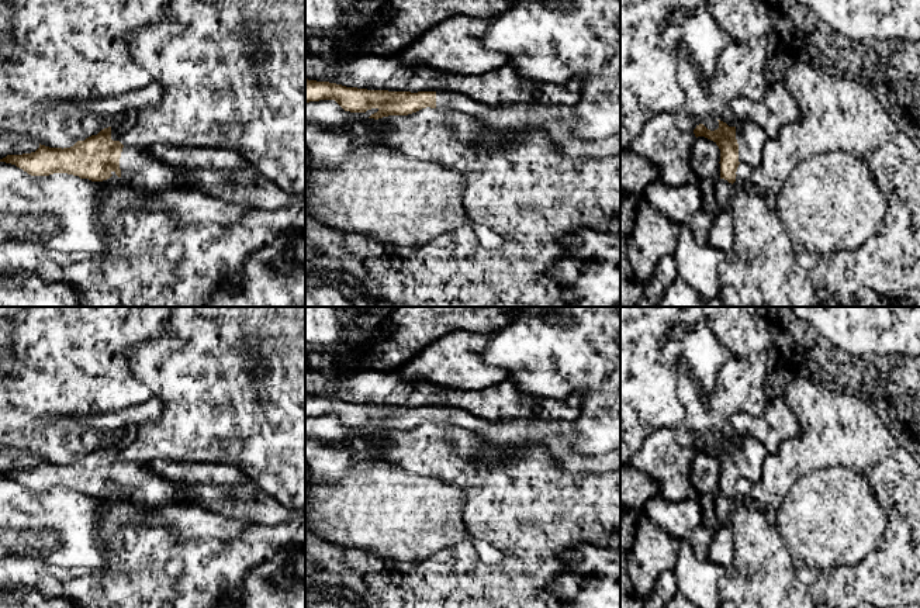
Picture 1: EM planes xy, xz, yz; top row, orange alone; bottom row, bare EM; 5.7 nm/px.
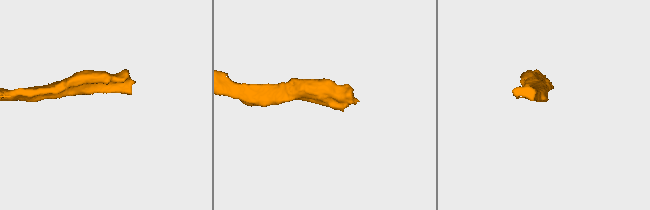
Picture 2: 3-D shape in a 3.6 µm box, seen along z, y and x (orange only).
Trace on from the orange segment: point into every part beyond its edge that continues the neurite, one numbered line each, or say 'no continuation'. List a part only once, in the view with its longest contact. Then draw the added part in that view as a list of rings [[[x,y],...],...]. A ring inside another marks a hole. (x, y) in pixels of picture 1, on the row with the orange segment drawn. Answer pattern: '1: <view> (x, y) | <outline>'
1: yz (750, 137) | [[[754,122],[736,127],[736,139],[739,144],[739,162],[750,166],[760,165],[767,141],[762,128]]]

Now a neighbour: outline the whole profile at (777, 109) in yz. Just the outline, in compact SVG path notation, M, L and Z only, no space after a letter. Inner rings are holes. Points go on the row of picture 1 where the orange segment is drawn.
M784 83L768 87L758 101L736 97L730 108L737 120L736 127L754 122L762 128L767 138L775 138L785 125L800 121L800 108Z

